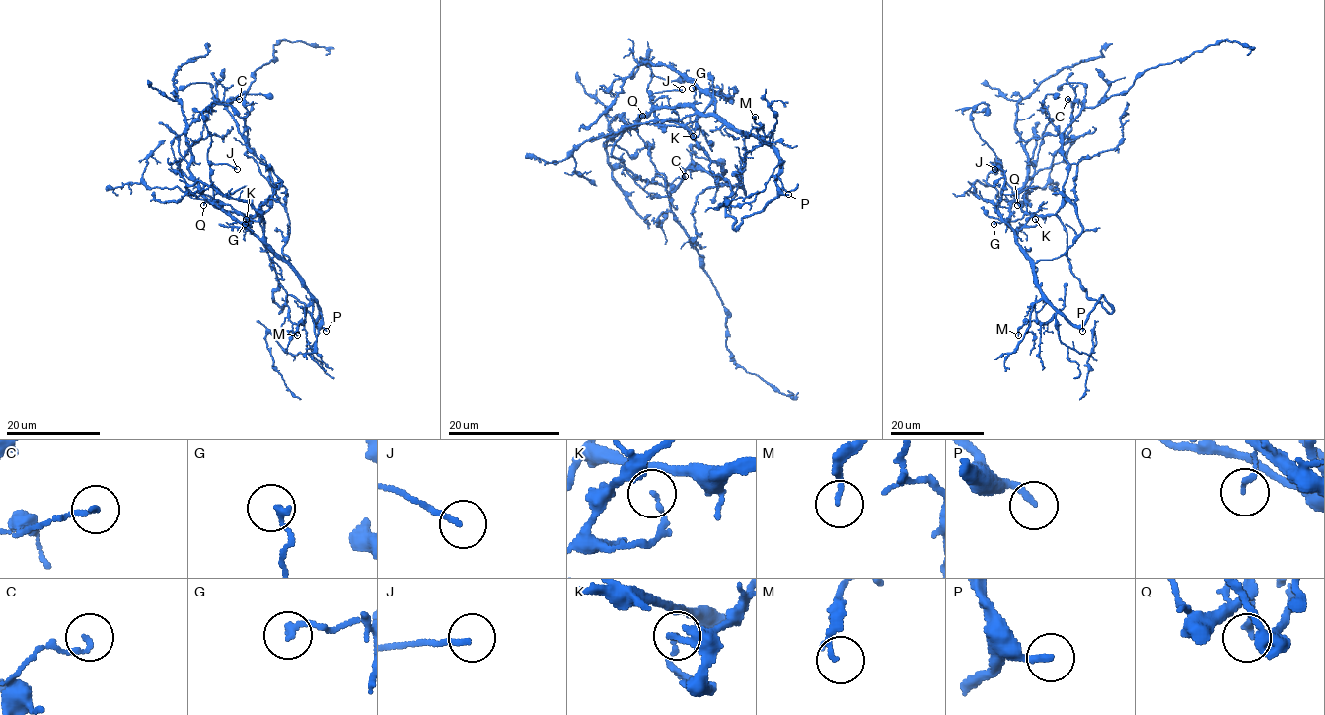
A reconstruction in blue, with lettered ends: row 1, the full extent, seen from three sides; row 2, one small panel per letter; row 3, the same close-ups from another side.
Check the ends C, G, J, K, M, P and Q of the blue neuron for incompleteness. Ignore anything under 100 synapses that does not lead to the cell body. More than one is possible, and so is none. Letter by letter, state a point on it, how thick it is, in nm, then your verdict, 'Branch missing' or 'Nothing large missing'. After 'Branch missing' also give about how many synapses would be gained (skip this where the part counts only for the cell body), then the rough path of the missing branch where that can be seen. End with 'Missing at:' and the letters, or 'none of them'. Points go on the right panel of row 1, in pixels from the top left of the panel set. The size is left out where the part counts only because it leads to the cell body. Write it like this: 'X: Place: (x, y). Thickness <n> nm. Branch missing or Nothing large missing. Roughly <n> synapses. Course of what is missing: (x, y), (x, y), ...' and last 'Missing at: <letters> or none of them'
C: Place: (1067, 99). Thickness 150 nm. Nothing large missing
G: Place: (993, 224). Thickness 200 nm. Nothing large missing
J: Place: (994, 169). Thickness 150 nm. Nothing large missing
K: Place: (1035, 219). Thickness 110 nm. Nothing large missing
M: Place: (1018, 335). Thickness 130 nm. Nothing large missing
P: Place: (1082, 331). Thickness 220 nm. Branch missing. Course of what is missing: (1082, 331), (1056, 362), (1013, 392), (940, 381), (912, 365)
Q: Place: (1017, 205). Thickness 160 nm. Nothing large missing
Missing at: P

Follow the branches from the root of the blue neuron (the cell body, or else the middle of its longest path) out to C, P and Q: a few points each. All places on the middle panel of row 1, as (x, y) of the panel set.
C: (711, 159), (725, 170), (721, 176), (688, 169), (669, 194), (672, 183), (685, 176)
P: (711, 159), (709, 169), (732, 190), (725, 210), (735, 229), (743, 217), (788, 194)
Q: (711, 159), (688, 129), (674, 122), (647, 121), (625, 125), (619, 133), (631, 128), (642, 116)

